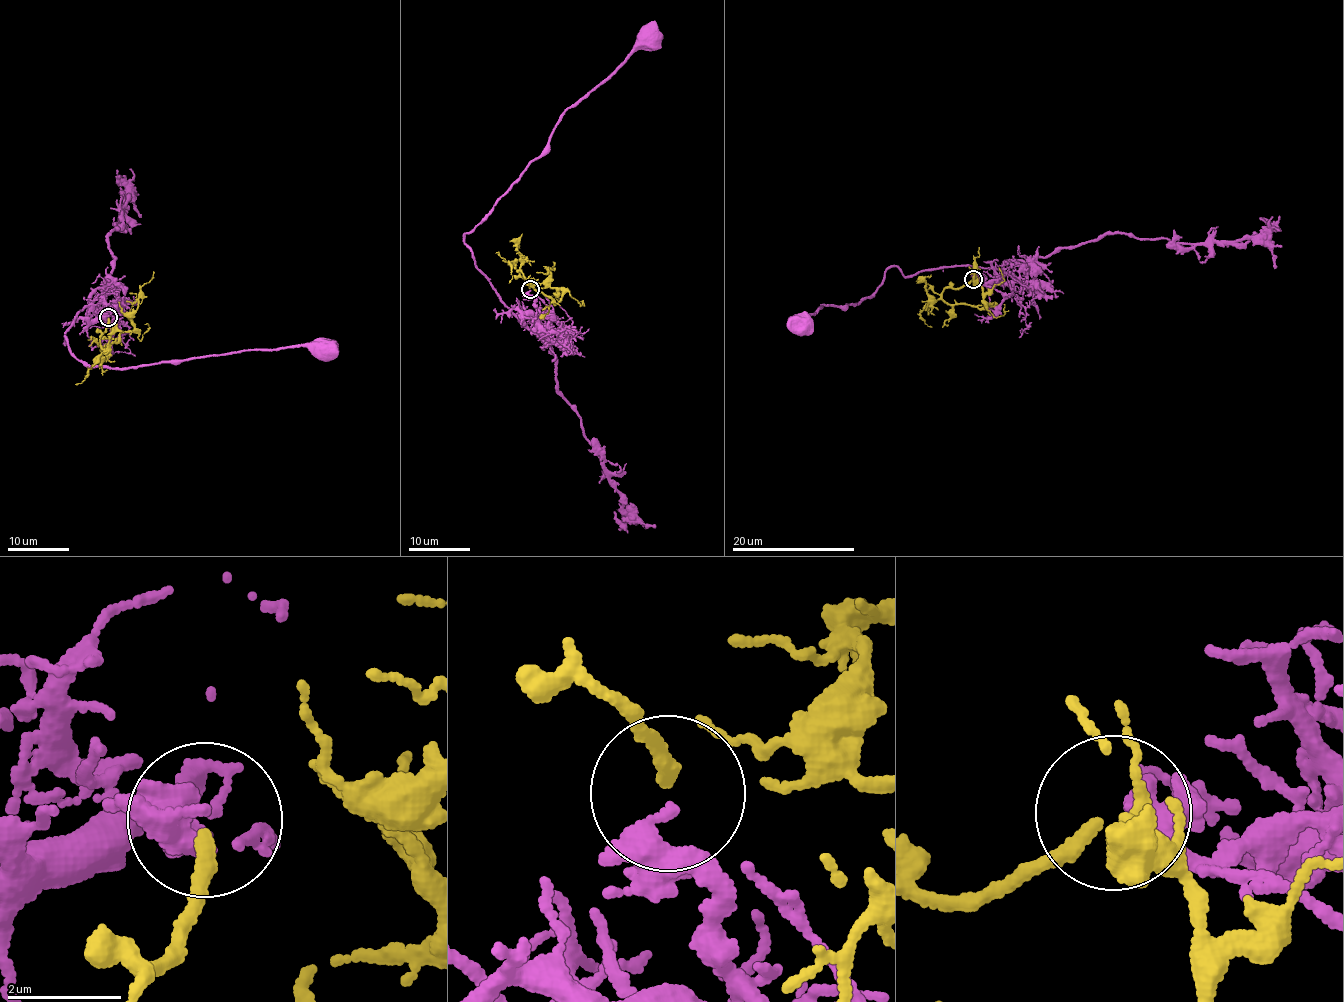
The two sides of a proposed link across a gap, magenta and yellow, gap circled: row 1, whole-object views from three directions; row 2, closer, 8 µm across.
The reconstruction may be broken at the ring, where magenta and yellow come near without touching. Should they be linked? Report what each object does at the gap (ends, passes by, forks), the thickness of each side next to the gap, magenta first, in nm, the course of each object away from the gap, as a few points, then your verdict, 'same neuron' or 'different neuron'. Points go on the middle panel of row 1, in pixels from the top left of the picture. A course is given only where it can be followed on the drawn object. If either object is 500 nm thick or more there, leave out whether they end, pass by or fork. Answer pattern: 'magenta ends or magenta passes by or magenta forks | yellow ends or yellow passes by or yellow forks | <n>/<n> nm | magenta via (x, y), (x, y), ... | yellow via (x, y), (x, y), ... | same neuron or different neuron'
magenta ends | yellow ends | 280/240 nm | magenta via (529, 289), (537, 314), (517, 315), (477, 266), (465, 237), (536, 160), (568, 108), (651, 40) | yellow via (530, 288), (518, 272), (556, 305), (562, 294), (550, 284), (551, 274), (546, 269), (552, 262) | different neuron

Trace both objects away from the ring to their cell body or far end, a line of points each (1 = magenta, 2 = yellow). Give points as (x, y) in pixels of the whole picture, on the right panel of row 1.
1: (974, 278), (999, 283), (993, 269), (943, 266), (907, 277), (891, 267), (854, 306), (821, 306), (804, 323)
2: (972, 279), (946, 288), (942, 298), (950, 304), (993, 304), (974, 279), (979, 247)

